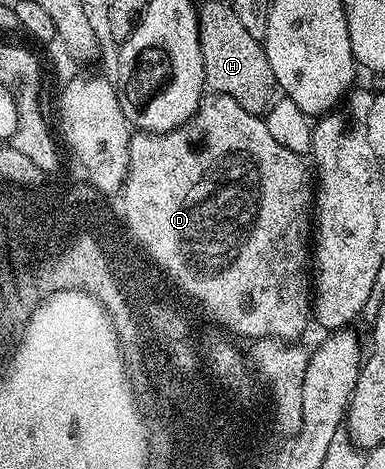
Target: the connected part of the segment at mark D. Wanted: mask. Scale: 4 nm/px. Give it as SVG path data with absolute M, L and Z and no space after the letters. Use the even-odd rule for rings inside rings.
M208 92L199 102L199 109L183 125L179 125L168 133L136 132L129 143L129 167L131 180L127 187L127 217L134 231L142 238L147 249L155 254L160 265L168 268L168 272L179 281L183 288L203 301L203 305L211 310L219 320L225 321L226 332L236 333L244 339L272 337L275 341L295 343L307 329L307 321L313 317L313 293L309 288L309 242L313 237L313 177L300 154L289 151L289 147L281 147L277 139L273 139L266 120L258 113L245 111L237 99L229 95Z

